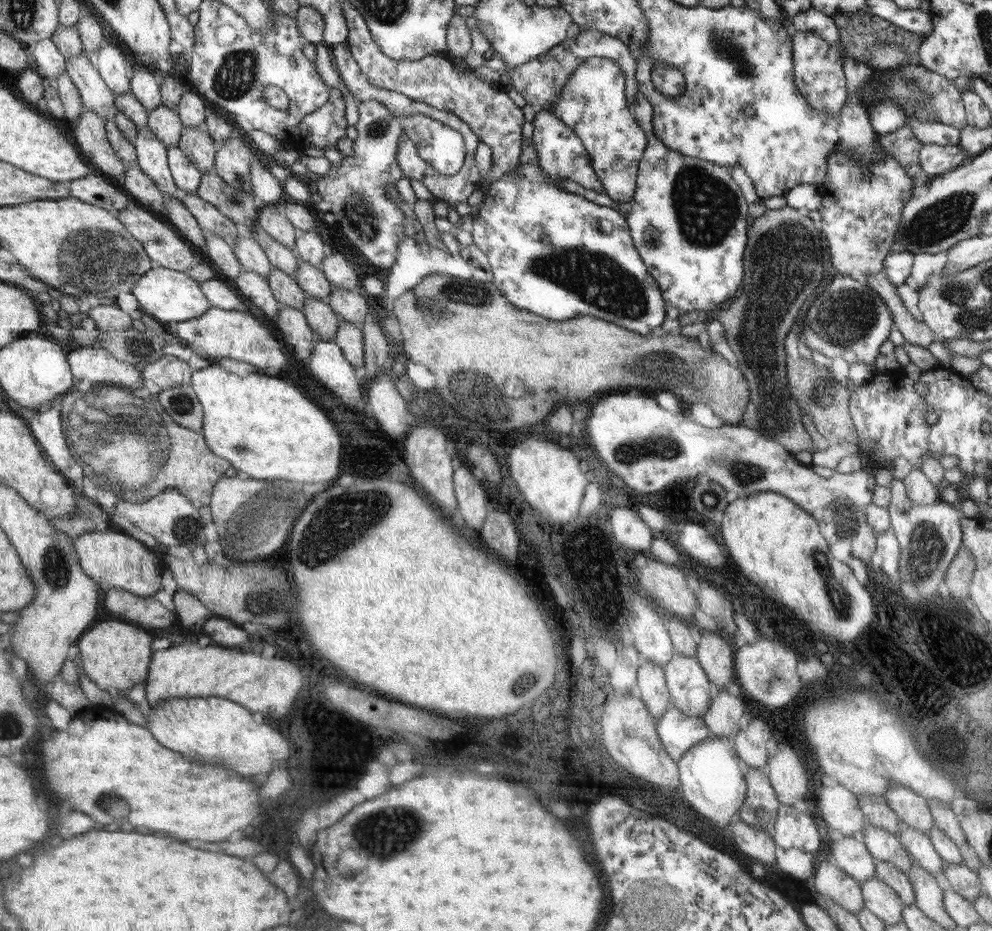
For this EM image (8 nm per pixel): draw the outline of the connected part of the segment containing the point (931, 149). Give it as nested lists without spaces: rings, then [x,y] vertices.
[[[924,145],[919,152],[919,161],[921,167],[930,177],[936,177],[958,166],[959,161],[963,160],[966,155],[956,145],[946,147]]]

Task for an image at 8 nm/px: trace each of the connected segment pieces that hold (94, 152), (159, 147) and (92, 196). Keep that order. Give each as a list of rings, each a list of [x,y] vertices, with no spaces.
[[[84,109],[81,117],[74,122],[74,138],[94,168],[115,181],[122,182],[126,162],[118,158],[110,145],[105,122],[106,120],[94,111]]]
[[[148,125],[137,129],[133,144],[136,148],[137,167],[156,183],[163,195],[177,198],[178,186],[169,166],[168,150],[156,139],[154,133],[148,129]]]
[[[88,175],[69,183],[70,197],[77,198],[88,205],[115,213],[124,210],[128,204],[128,196],[122,190],[118,190],[116,185],[108,184],[100,176]]]

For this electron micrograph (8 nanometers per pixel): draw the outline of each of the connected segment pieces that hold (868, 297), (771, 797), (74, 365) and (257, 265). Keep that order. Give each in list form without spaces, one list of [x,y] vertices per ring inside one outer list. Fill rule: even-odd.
[[[837,274],[808,308],[799,342],[805,339],[809,350],[818,351],[828,358],[839,356],[848,364],[862,362],[874,365],[881,346],[888,341],[892,323],[892,311],[880,294],[866,282],[860,283],[852,277]]]
[[[764,769],[747,770],[748,796],[744,800],[740,818],[750,826],[773,836],[774,821],[781,803]]]
[[[74,346],[69,363],[75,380],[79,382],[90,378],[95,384],[136,388],[138,380],[143,380],[134,364],[120,362],[98,346]]]
[[[239,236],[231,241],[231,247],[239,263],[243,266],[243,270],[249,270],[267,278],[272,266],[255,238]]]

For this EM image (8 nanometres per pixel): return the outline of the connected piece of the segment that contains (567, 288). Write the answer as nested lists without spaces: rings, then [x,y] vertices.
[[[530,140],[522,142],[521,162],[515,170],[518,176],[511,176],[510,173],[502,175],[498,180],[492,181],[490,186],[484,191],[482,208],[480,208],[476,217],[473,218],[472,224],[468,230],[472,233],[473,243],[482,251],[486,253],[491,271],[493,272],[492,285],[498,288],[500,292],[505,295],[507,299],[514,306],[520,310],[530,310],[542,318],[550,318],[556,322],[562,320],[570,320],[576,316],[594,316],[602,320],[608,320],[618,326],[625,327],[626,330],[634,331],[636,334],[651,334],[658,332],[661,324],[666,318],[666,311],[668,304],[665,302],[664,295],[661,293],[661,287],[656,284],[656,279],[648,271],[645,262],[642,262],[641,253],[636,249],[633,244],[632,232],[629,230],[628,220],[625,216],[612,208],[604,208],[598,206],[590,200],[586,200],[584,196],[570,193],[566,189],[557,185],[557,180],[546,178],[545,172],[541,169],[538,162],[537,148],[533,146]]]

